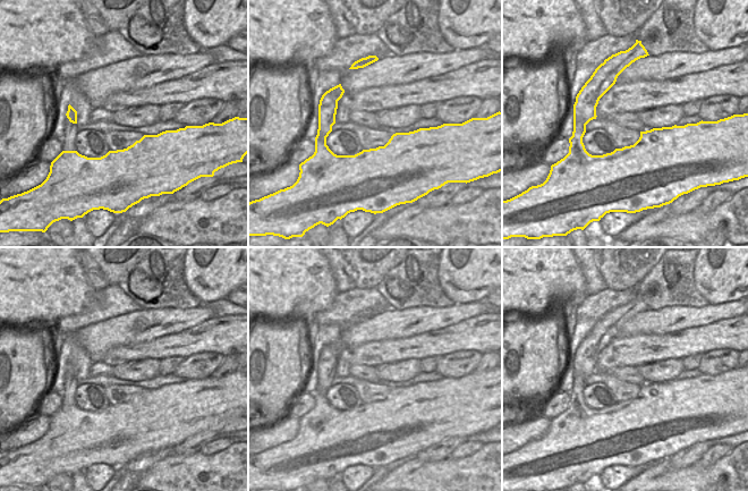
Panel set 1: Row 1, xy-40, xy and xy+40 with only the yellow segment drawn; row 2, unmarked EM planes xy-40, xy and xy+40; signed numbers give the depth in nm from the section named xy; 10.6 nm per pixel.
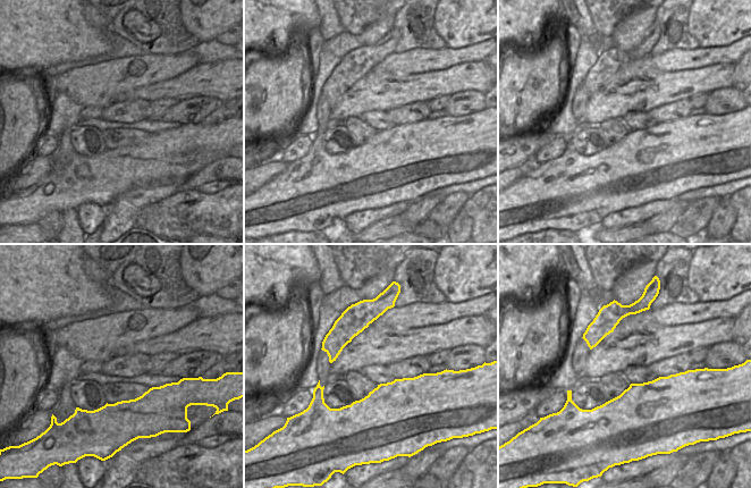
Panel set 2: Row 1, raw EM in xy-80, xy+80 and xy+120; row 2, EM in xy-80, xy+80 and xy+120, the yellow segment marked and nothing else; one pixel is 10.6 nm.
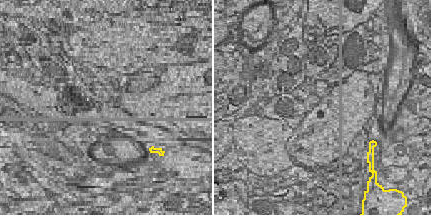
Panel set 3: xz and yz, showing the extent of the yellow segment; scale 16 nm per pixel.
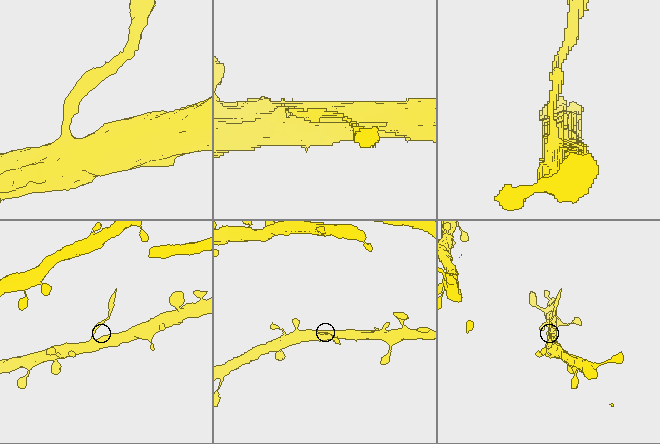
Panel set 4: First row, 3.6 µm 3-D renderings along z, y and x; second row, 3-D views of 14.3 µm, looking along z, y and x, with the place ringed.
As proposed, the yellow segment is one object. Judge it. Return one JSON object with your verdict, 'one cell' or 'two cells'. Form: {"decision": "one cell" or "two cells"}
{"decision": "two cells"}

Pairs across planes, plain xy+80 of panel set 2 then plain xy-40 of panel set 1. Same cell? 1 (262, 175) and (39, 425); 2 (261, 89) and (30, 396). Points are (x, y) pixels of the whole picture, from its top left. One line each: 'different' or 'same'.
1: same
2: same

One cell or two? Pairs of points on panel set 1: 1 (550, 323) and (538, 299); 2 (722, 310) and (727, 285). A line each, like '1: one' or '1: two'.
1: two
2: two

